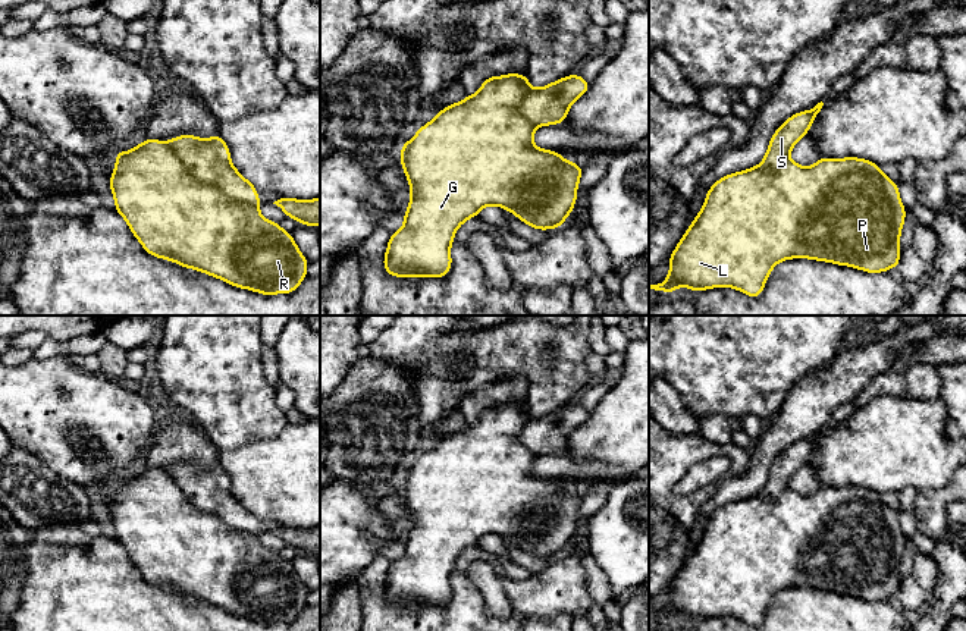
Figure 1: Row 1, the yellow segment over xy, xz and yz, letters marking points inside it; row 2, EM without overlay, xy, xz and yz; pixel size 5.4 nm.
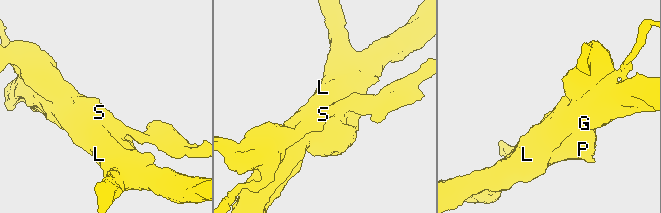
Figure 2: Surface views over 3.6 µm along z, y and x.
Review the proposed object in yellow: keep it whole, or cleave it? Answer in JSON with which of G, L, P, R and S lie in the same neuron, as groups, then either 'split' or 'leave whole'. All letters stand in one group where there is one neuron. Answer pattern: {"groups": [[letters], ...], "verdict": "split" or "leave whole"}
{"groups": [["G", "L", "P", "R"], ["S"]], "verdict": "split"}

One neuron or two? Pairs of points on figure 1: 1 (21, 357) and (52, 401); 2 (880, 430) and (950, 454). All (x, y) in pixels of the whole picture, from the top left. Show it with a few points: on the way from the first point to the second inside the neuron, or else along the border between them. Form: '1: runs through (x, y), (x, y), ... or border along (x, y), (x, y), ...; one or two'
1: border along (31, 357), (15, 367); two
2: runs through (897, 443), (905, 443), (918, 454), (932, 454); one

